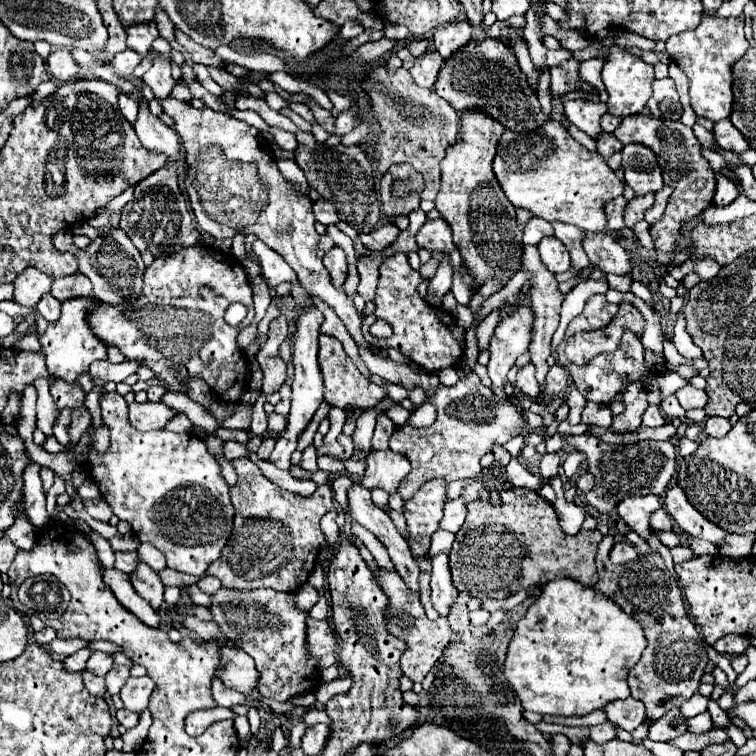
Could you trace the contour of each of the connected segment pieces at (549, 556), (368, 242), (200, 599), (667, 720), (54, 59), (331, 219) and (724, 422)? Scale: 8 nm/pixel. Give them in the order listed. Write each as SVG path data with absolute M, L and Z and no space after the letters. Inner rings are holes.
M507 489L501 491L499 507L475 499L467 509L467 519L455 535L449 553L451 579L457 591L465 591L477 599L505 599L533 585L543 587L557 577L571 577L587 587L597 583L595 553L603 535L597 529L565 535L555 509L539 493L531 489Z
M387 223L387 225L383 225L383 227L379 227L379 229L371 231L371 233L359 235L359 241L361 241L369 251L383 251L385 247L389 247L389 245L397 239L397 235L399 235L397 225Z
M189 585L189 597L193 599L195 605L203 605L203 607L209 607L211 603L211 597L207 593L203 593L197 585Z
M673 707L649 729L649 739L653 741L671 741L687 731L687 719L681 715L679 707Z
M55 51L47 57L47 67L49 67L49 73L61 81L61 83L69 83L69 81L79 81L81 75L79 75L79 65L71 59L69 53L65 51Z
M323 197L313 203L313 215L323 225L335 225L339 221L335 207L327 199L323 199Z
M707 417L705 419L705 433L709 437L725 437L731 429L731 423L729 419L723 419L723 417Z

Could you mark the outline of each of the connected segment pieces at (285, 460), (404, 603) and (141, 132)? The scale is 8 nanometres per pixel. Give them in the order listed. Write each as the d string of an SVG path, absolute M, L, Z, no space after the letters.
M311 307L309 311L303 309L295 309L297 319L295 319L295 337L293 337L293 395L291 395L291 413L289 413L289 423L287 429L279 435L277 445L269 457L269 461L273 465L277 465L279 469L288 470L291 467L289 463L291 453L297 447L297 437L303 433L303 429L307 427L307 423L311 421L313 413L319 409L321 401L323 401L323 379L321 379L321 369L317 363L317 337L319 337L319 325L323 321L321 311L317 311L315 307Z
M379 569L379 577L375 577L375 579L389 597L389 609L387 609L389 611L389 631L407 643L401 657L401 671L415 683L421 683L425 679L425 675L431 671L433 663L441 657L445 645L449 643L449 637L451 637L449 621L443 617L439 617L437 621L429 621L425 617L425 609L423 609L419 597L407 589L407 585L401 581L397 571Z
M139 101L139 117L133 123L139 141L151 151L161 151L169 159L179 159L179 137L159 117L151 115L145 101Z

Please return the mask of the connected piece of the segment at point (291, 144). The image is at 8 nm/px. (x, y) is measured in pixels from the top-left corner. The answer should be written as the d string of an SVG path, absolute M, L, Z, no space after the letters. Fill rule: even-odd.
M271 127L271 135L273 135L273 139L275 139L275 143L277 143L279 149L285 149L285 151L297 149L297 141L295 141L295 135L293 133Z

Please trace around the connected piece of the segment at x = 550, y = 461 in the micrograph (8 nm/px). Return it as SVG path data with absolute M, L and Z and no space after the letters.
M555 453L555 455L543 455L543 459L541 460L541 475L543 477L555 477L559 465L561 465L561 455L559 453Z

